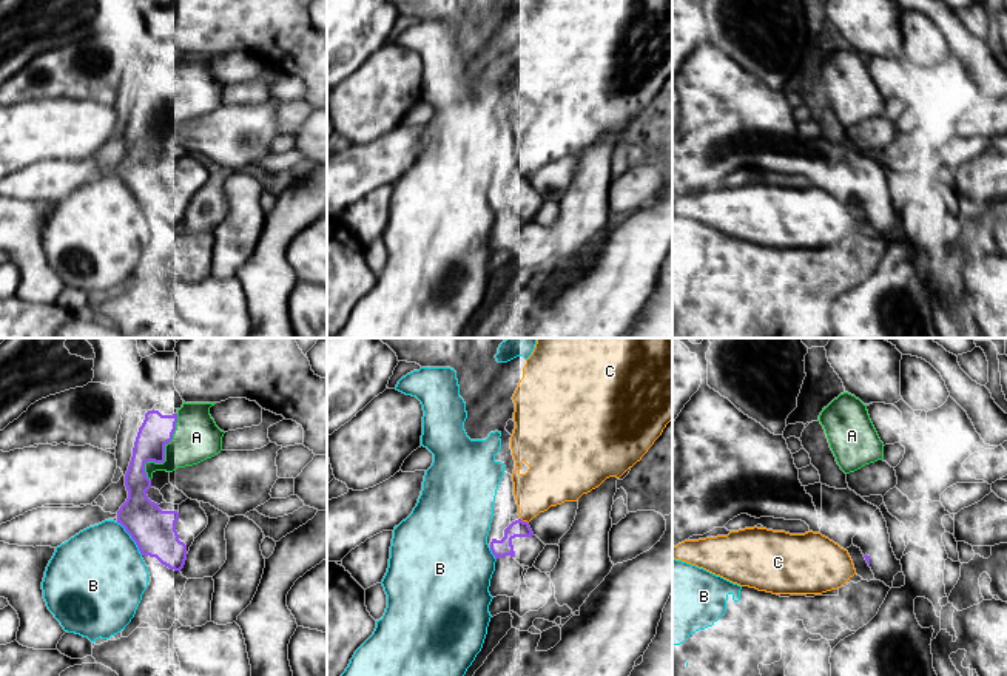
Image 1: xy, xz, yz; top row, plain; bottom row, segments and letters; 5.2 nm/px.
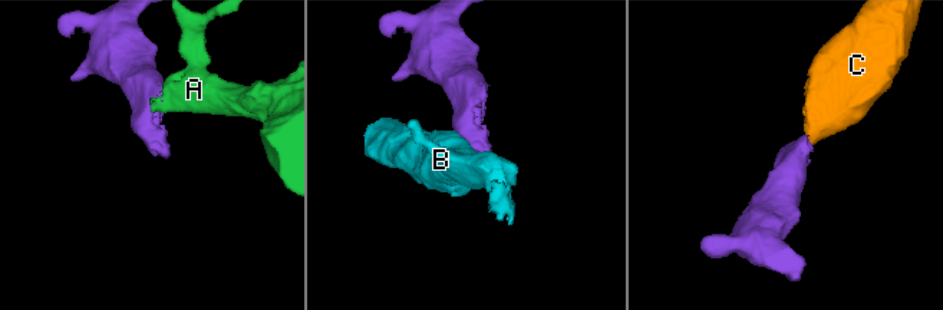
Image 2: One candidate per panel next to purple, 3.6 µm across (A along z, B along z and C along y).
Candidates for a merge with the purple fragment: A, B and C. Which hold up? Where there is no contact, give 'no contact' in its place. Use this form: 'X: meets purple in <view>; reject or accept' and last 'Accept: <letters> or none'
A: meets purple in xy; reject
B: meets purple in xy; reject
C: meets purple in xz; reject
Accept: none

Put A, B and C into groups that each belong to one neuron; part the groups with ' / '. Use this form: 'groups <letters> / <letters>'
groups A / B C

